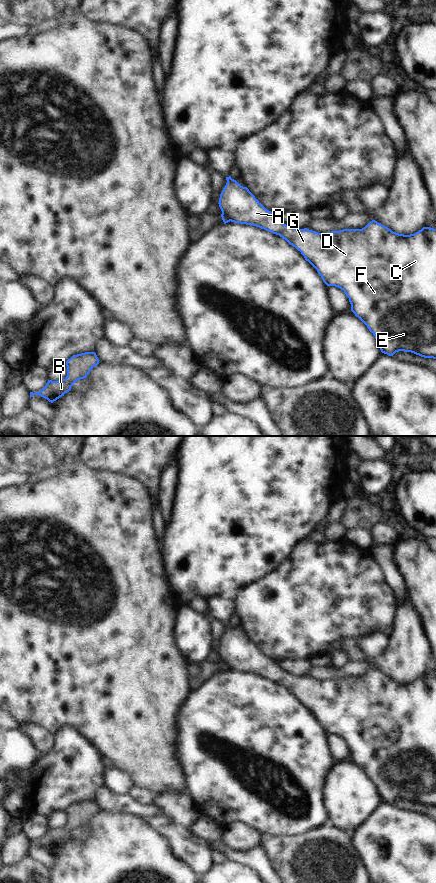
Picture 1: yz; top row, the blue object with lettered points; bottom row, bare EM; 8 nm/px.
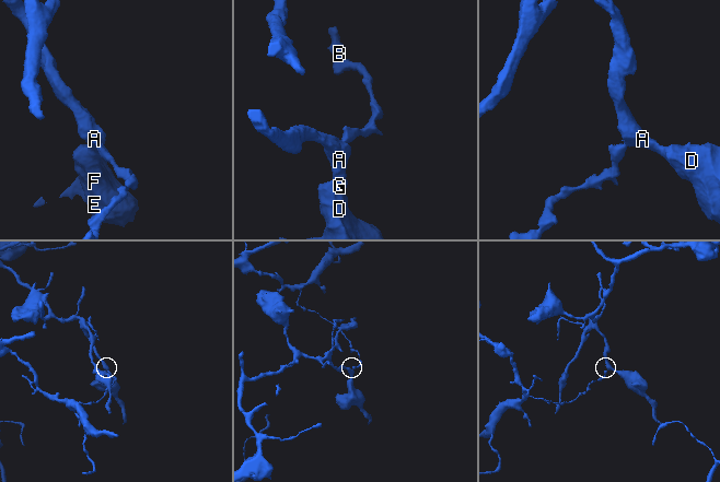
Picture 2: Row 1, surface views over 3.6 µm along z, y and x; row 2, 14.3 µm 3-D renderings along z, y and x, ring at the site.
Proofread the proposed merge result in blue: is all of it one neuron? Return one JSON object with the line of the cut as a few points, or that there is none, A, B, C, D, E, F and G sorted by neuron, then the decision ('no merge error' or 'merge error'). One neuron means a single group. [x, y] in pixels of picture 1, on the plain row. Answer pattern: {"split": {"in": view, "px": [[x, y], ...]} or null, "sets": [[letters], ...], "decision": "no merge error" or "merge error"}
{"split": {"in": "yz", "px": [[222, 660], [230, 668]]}, "sets": [["A", "C", "D", "E", "F", "G"], ["B"]], "decision": "merge error"}

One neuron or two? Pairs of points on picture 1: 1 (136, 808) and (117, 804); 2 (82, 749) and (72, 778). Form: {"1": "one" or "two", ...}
{"1": "one", "2": "one"}

